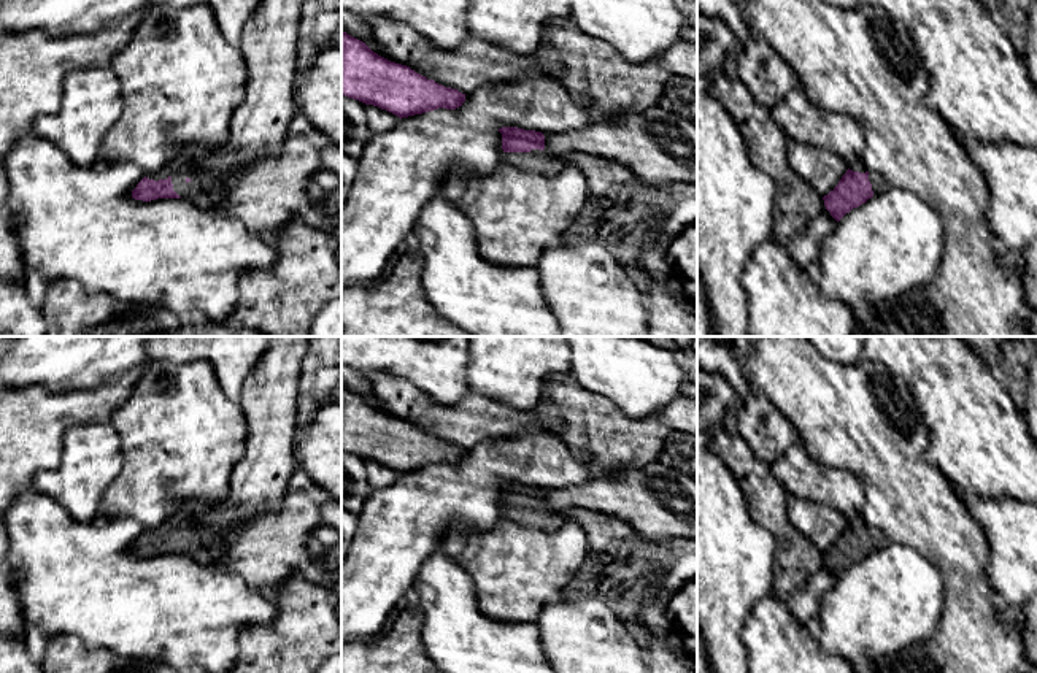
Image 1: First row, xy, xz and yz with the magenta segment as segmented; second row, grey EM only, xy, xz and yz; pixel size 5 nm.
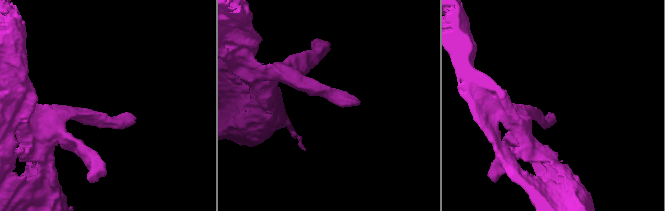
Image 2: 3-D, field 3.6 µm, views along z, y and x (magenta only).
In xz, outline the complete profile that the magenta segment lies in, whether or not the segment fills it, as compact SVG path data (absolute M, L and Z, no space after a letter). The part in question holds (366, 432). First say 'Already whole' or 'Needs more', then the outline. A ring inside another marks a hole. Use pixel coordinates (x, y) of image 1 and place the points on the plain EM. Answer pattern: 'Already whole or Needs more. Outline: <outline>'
Already whole. Outline: M341 387L341 451L408 473L438 463L456 465L465 449L445 443L407 421L373 408L364 397Z

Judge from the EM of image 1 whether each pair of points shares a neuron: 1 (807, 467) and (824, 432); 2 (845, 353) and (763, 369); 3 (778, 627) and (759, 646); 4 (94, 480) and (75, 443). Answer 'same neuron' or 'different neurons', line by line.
1: different neurons
2: different neurons
3: same neuron
4: same neuron

